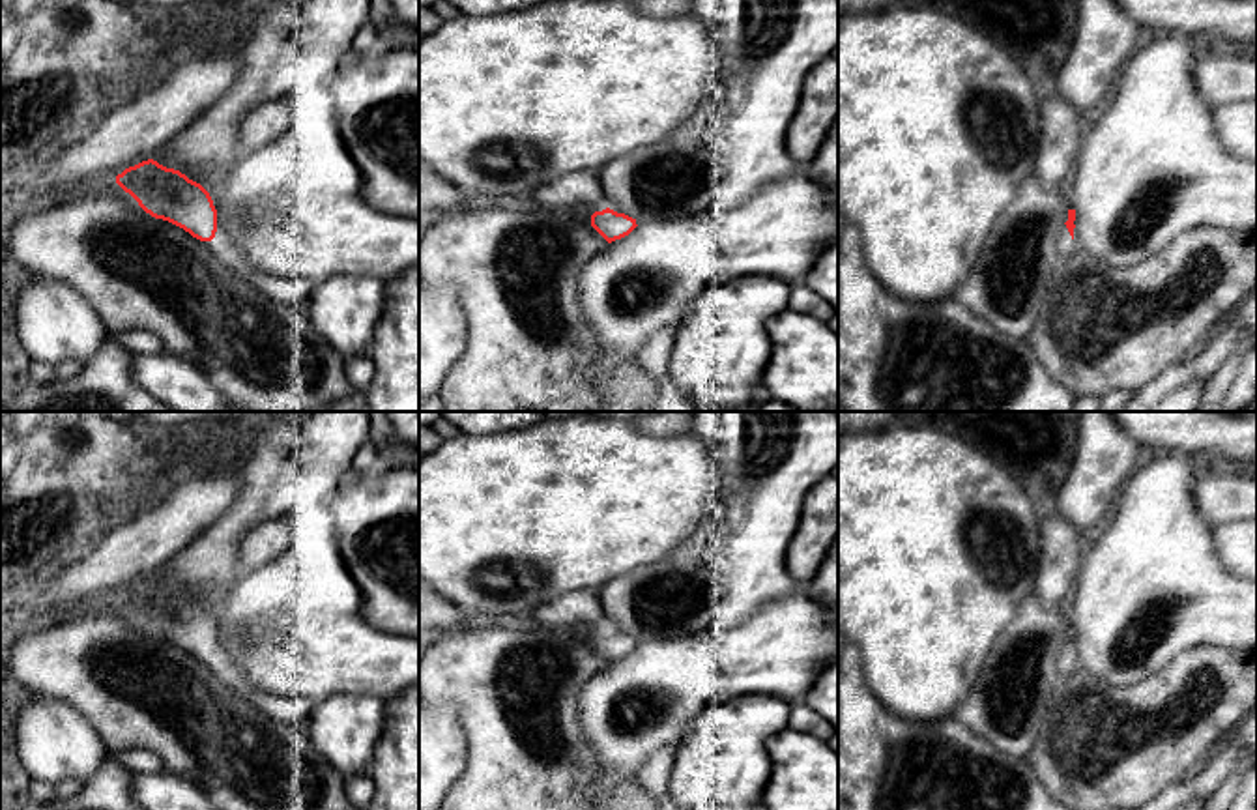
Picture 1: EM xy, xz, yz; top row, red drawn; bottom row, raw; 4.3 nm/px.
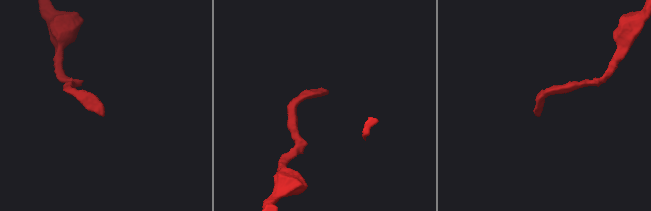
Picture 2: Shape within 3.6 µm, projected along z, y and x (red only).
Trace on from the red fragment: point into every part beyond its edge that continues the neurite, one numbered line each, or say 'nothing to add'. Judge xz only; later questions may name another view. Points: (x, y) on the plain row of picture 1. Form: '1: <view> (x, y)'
nothing to add

